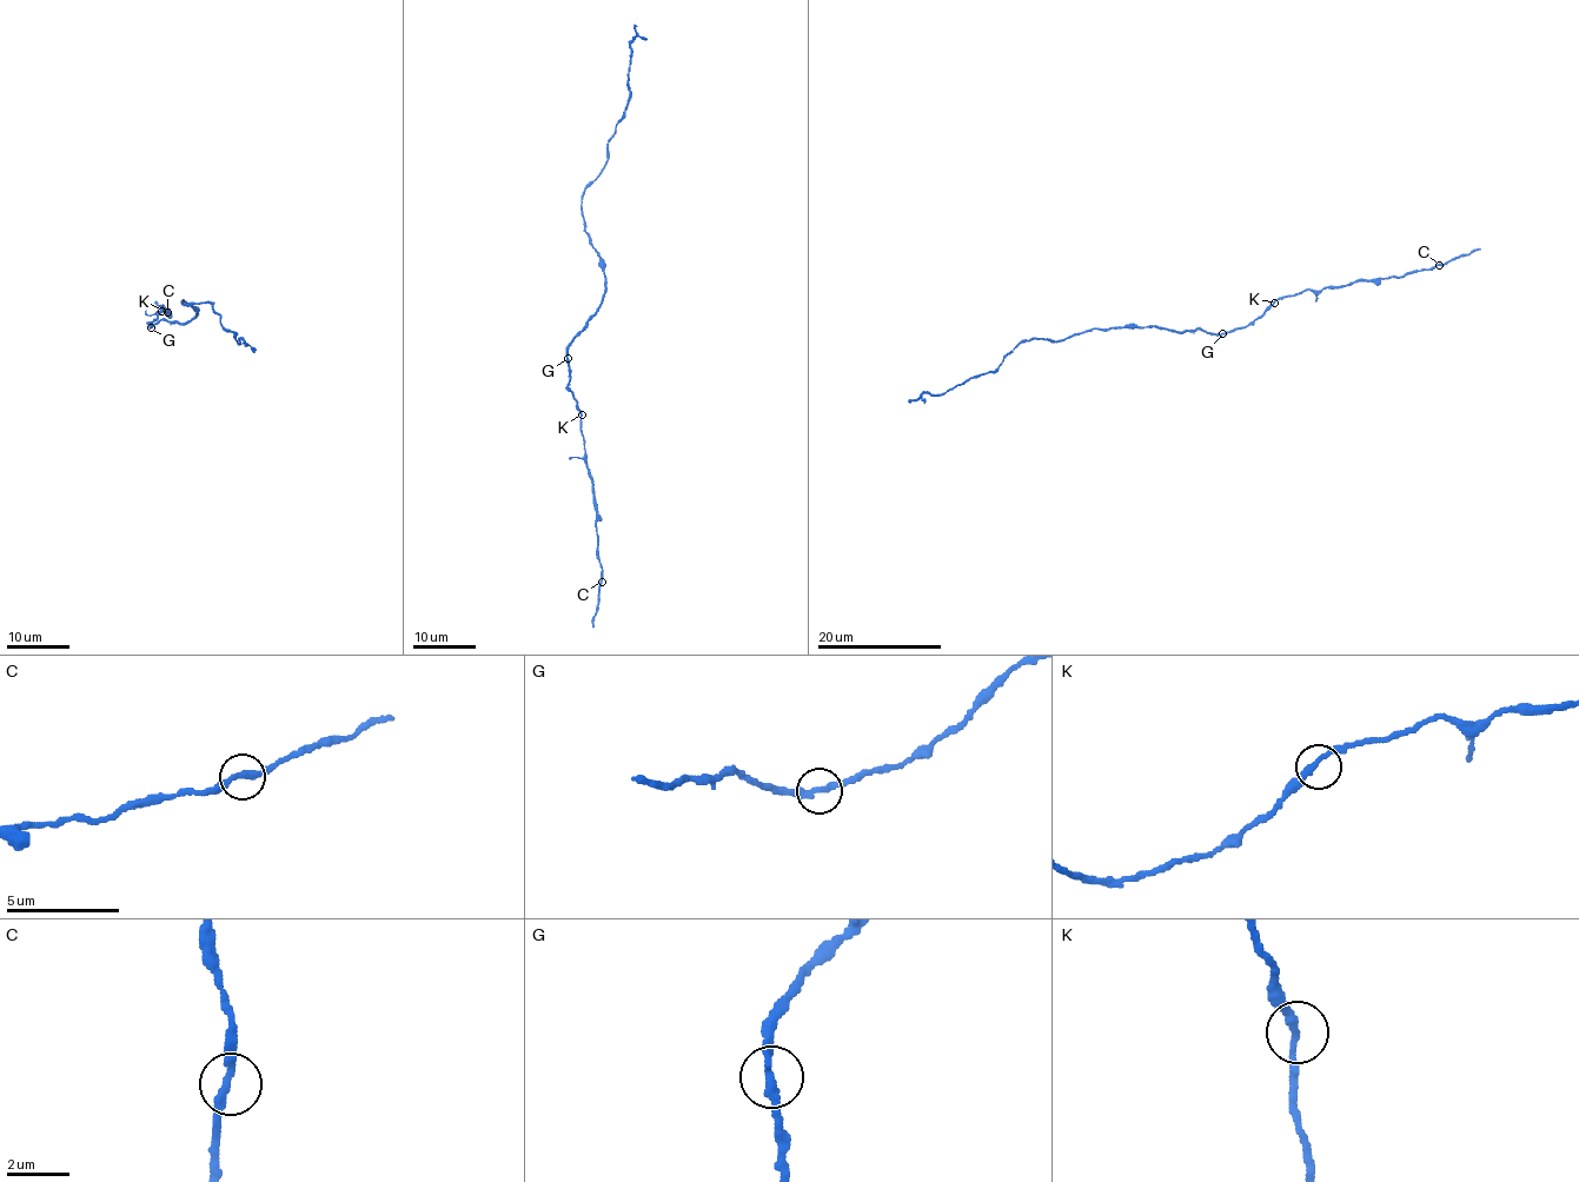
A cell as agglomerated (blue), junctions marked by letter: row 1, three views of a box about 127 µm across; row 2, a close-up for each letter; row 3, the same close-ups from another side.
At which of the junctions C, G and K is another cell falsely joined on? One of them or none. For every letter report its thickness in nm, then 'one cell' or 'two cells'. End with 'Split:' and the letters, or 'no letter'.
C: calibre 280 nm; one cell
G: calibre 280 nm; one cell
K: calibre 280 nm; one cell
Split: no letter

